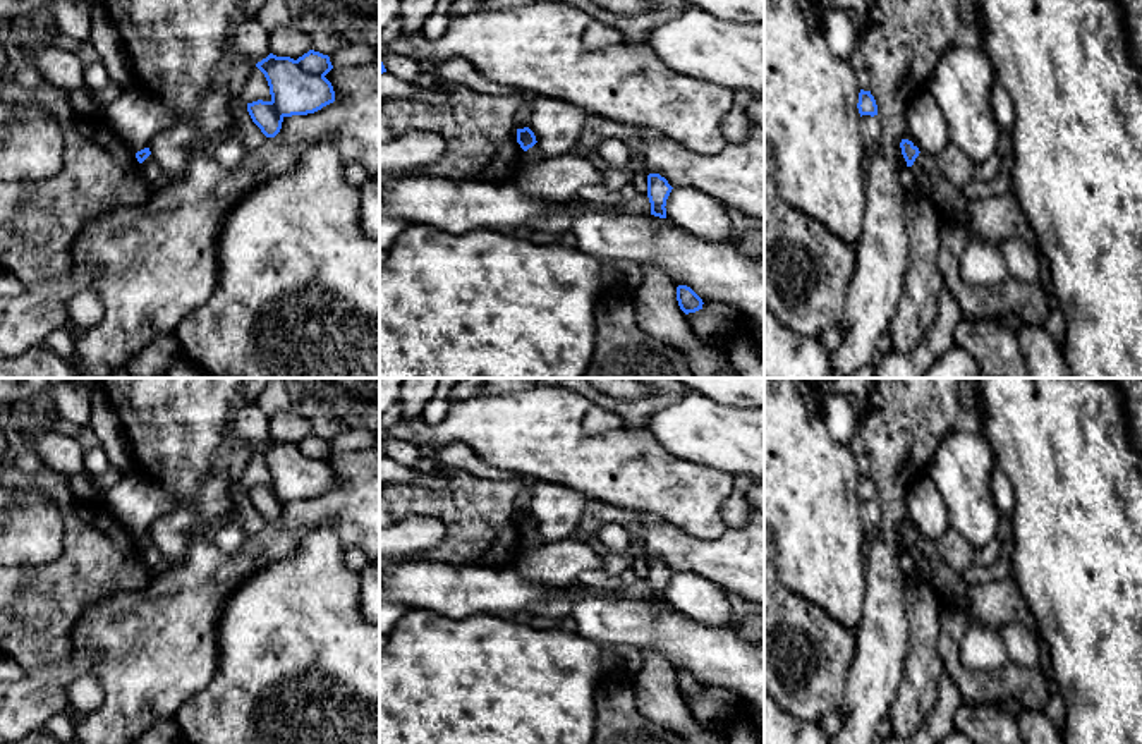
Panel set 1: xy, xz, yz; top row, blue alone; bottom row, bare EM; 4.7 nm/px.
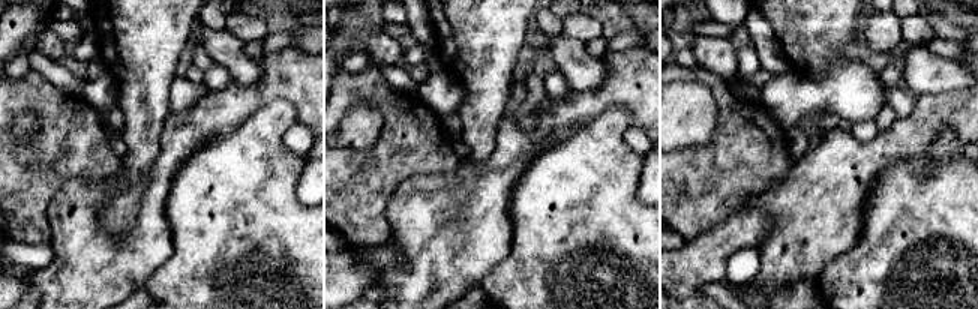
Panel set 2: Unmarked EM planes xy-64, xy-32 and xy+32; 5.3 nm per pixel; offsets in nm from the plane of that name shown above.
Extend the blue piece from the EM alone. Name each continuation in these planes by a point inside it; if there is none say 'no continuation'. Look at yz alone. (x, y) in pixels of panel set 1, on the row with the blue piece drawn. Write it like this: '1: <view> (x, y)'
no continuation

